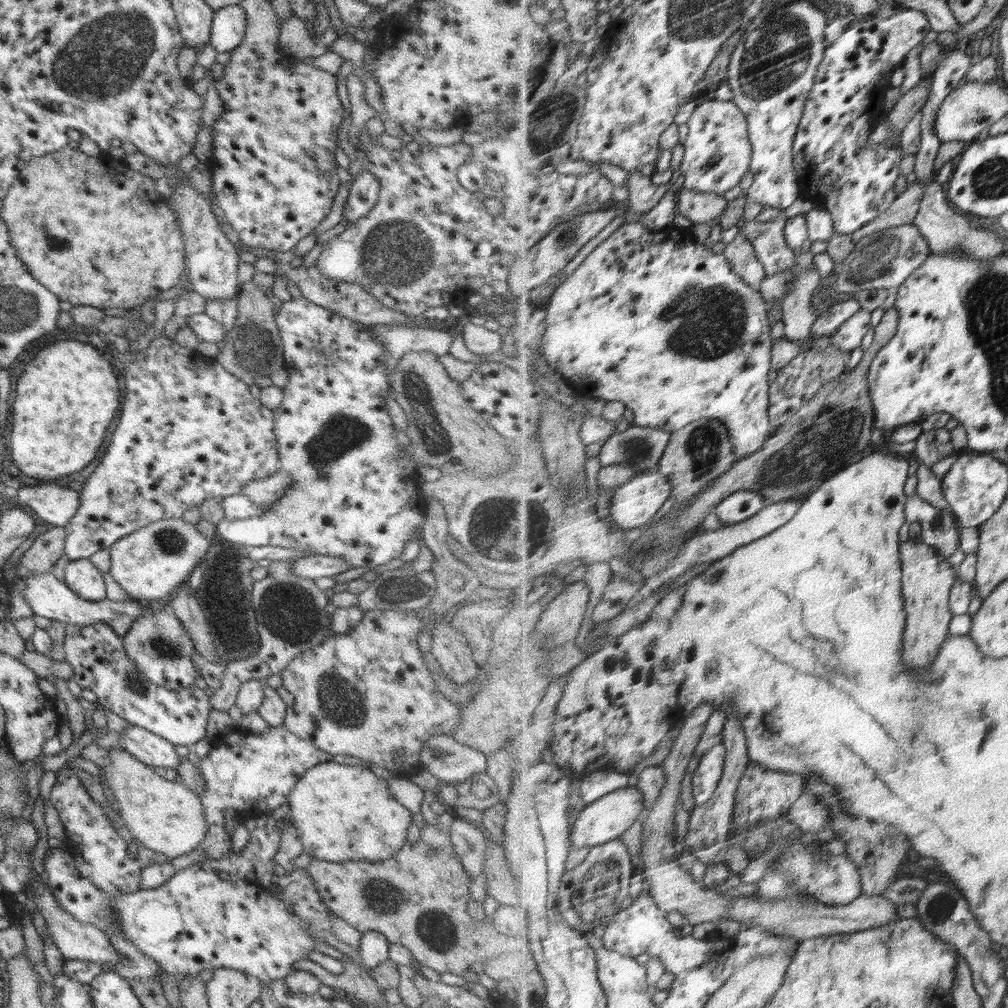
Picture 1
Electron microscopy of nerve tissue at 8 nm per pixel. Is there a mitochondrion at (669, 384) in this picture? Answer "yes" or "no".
no

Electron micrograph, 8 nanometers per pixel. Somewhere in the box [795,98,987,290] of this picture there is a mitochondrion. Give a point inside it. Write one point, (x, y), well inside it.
(878, 256)

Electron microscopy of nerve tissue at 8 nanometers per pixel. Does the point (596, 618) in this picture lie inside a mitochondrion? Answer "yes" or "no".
no

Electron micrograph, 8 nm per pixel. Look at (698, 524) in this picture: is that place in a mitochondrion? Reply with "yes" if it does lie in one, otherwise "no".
no

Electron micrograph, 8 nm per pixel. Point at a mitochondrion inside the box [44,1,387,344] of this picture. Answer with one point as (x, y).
(108, 55)

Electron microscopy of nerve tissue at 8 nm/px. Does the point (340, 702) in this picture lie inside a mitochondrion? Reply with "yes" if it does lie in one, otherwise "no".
yes

